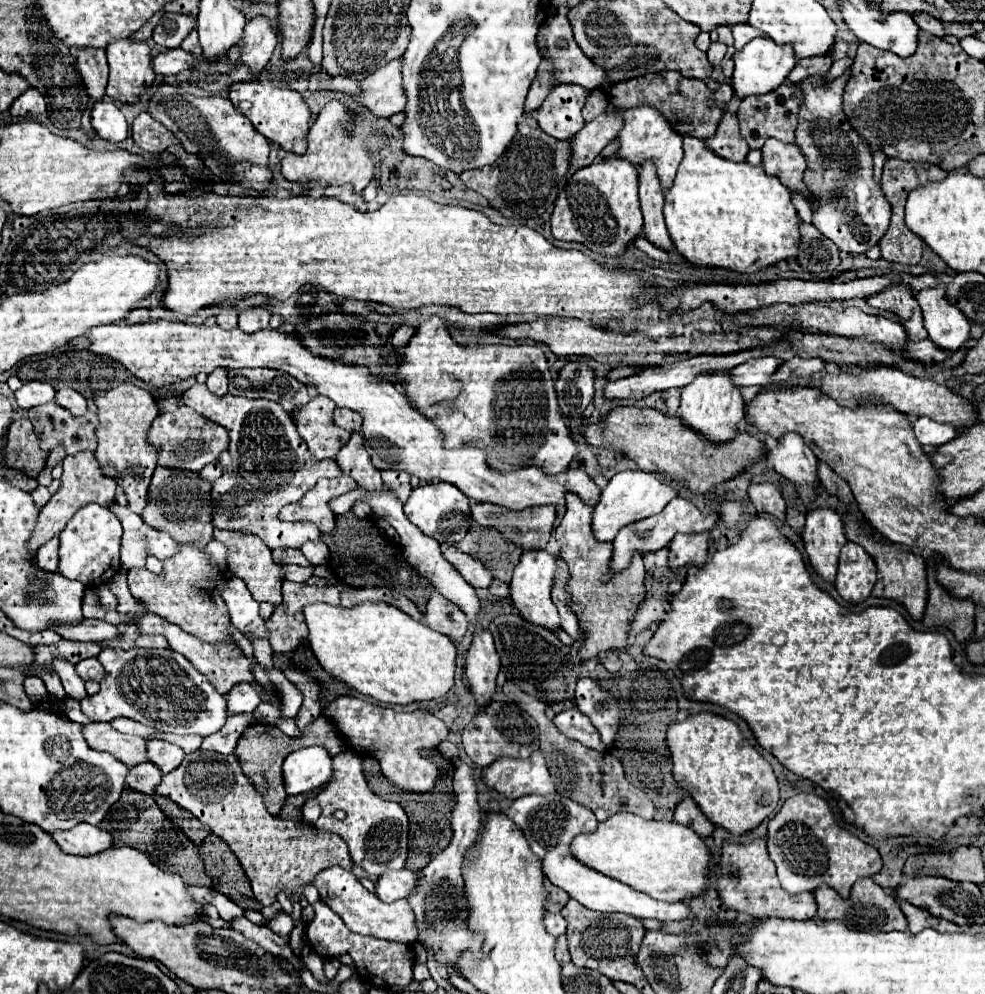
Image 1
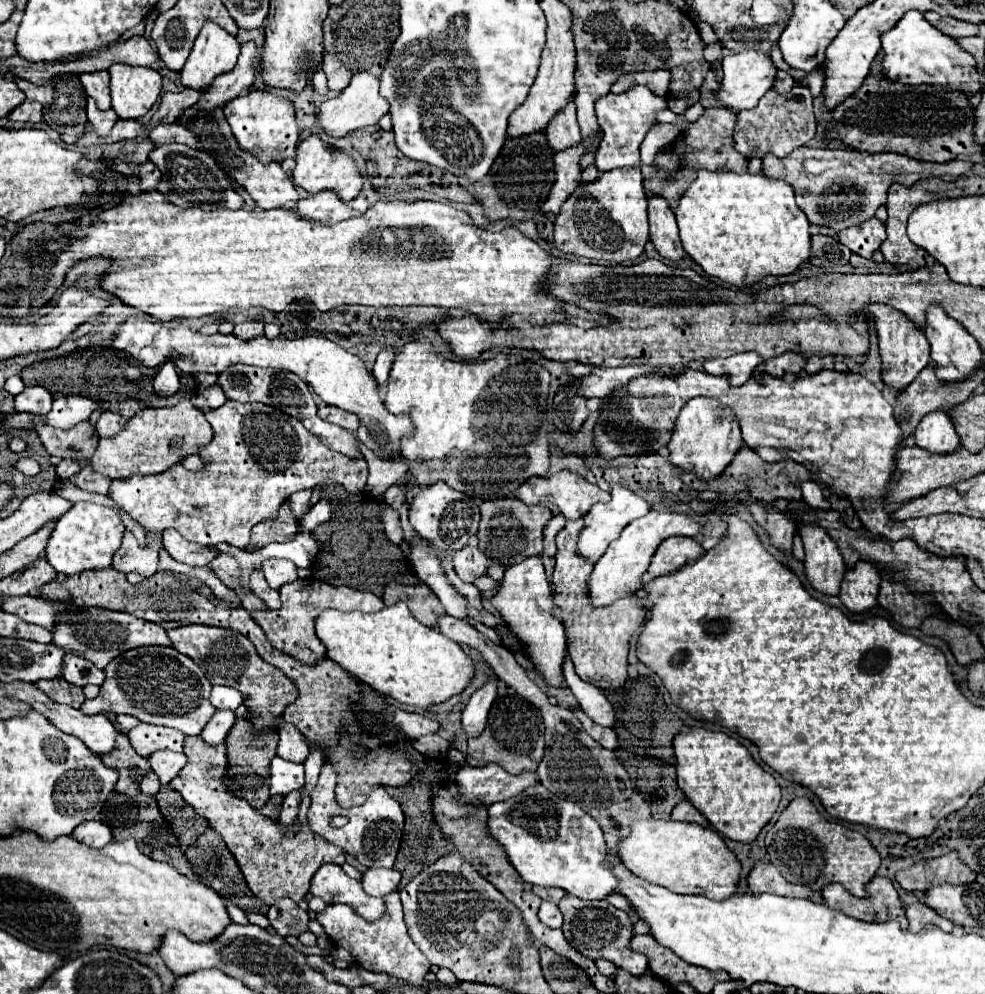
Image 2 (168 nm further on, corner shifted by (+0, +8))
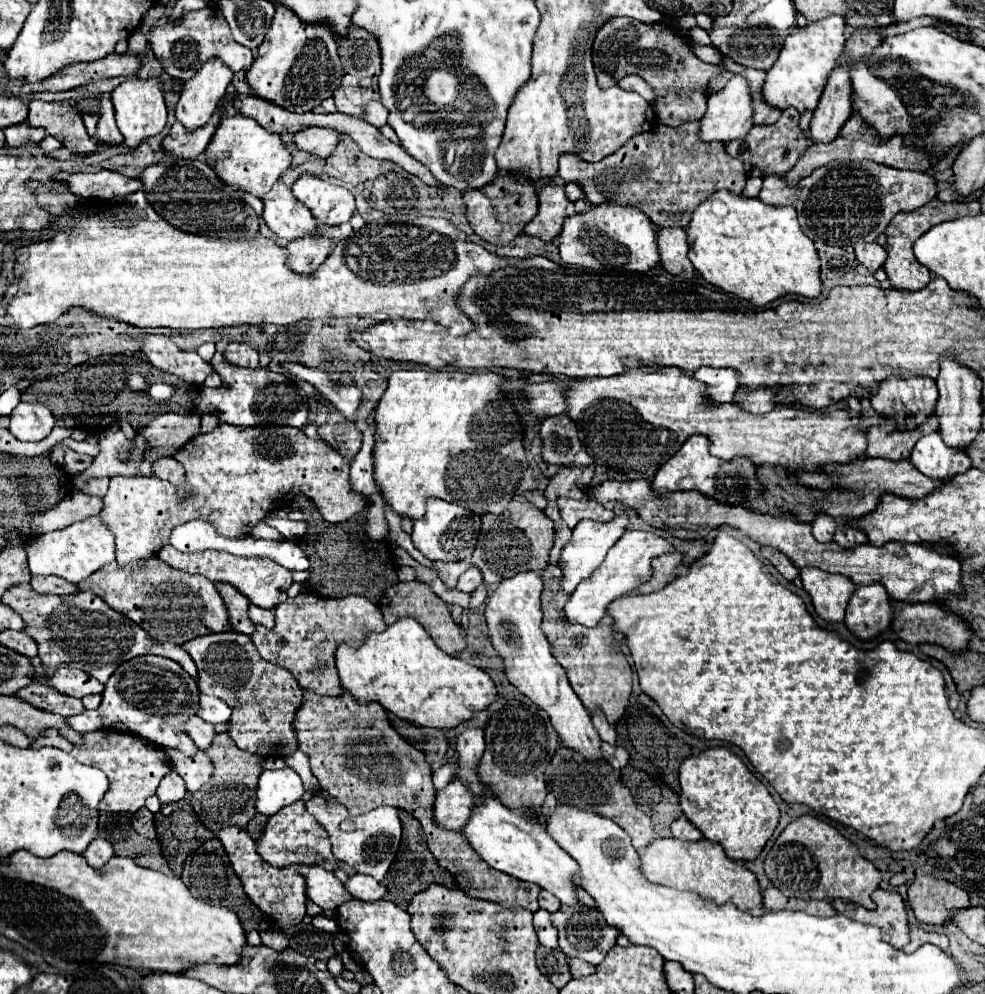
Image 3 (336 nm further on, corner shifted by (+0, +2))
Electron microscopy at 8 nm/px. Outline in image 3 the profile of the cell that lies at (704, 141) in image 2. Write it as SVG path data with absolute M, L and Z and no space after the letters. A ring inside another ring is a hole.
M697 120L677 128L661 124L651 132L637 134L621 150L597 164L585 162L579 154L561 154L557 174L563 182L579 182L591 204L635 204L657 228L687 228L693 210L711 192L727 188L739 194L747 180L741 160L729 158L723 142L701 142L701 138L697 138L699 126Z

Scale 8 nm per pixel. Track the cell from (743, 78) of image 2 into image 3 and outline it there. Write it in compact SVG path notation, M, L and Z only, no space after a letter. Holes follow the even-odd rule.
M733 74L725 88L707 98L707 112L701 118L701 140L729 142L745 138L753 126L751 90L743 74Z

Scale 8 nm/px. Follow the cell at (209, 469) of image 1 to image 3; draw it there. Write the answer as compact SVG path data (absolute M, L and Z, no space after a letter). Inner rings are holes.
M161 458L153 466L153 474L159 476L159 478L163 478L163 480L169 480L171 484L175 484L175 482L183 480L185 468L175 458Z

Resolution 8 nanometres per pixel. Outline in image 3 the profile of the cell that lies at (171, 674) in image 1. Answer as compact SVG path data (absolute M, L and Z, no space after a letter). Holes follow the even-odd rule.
M137 656L129 662L123 662L105 684L103 700L97 710L85 710L77 716L69 716L69 724L77 732L93 732L109 728L113 722L123 722L129 726L129 732L139 738L157 742L163 748L177 748L185 756L199 752L195 742L185 734L185 722L197 714L199 688L183 666L163 658L163 656Z

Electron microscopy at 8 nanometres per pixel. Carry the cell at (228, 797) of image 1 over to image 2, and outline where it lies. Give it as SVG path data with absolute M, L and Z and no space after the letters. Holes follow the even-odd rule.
M193 736L185 738L183 752L187 756L187 764L171 782L171 786L185 798L187 804L195 808L197 814L201 814L211 824L211 828L221 834L229 852L235 856L247 886L259 900L271 906L275 900L287 896L295 904L299 904L299 900L303 900L309 892L309 882L319 866L323 866L325 862L337 862L341 866L345 862L345 852L341 848L325 842L325 838L311 832L306 817L311 799L305 791L299 808L299 824L303 830L293 830L289 836L283 836L277 822L261 816L255 808L249 806L247 800L235 798L225 788L225 744L209 746L199 736Z

